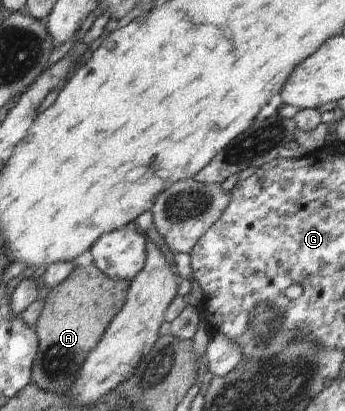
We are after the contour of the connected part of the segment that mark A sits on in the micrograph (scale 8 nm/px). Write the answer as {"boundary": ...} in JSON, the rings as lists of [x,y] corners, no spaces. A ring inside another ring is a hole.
{"boundary":[[[92,263],[75,267],[60,285],[49,290],[34,329],[39,344],[31,369],[31,383],[46,391],[69,392],[87,355],[98,345],[112,318],[122,309],[129,287],[130,281],[109,278]]]}

